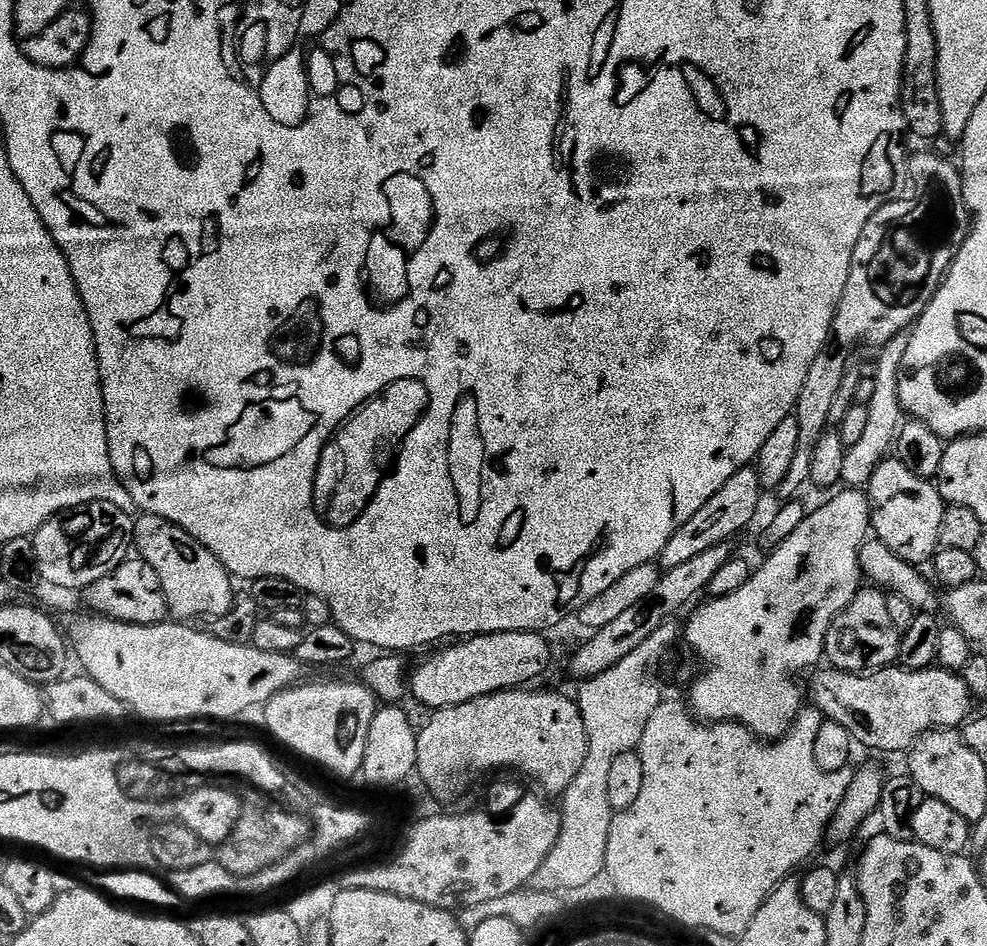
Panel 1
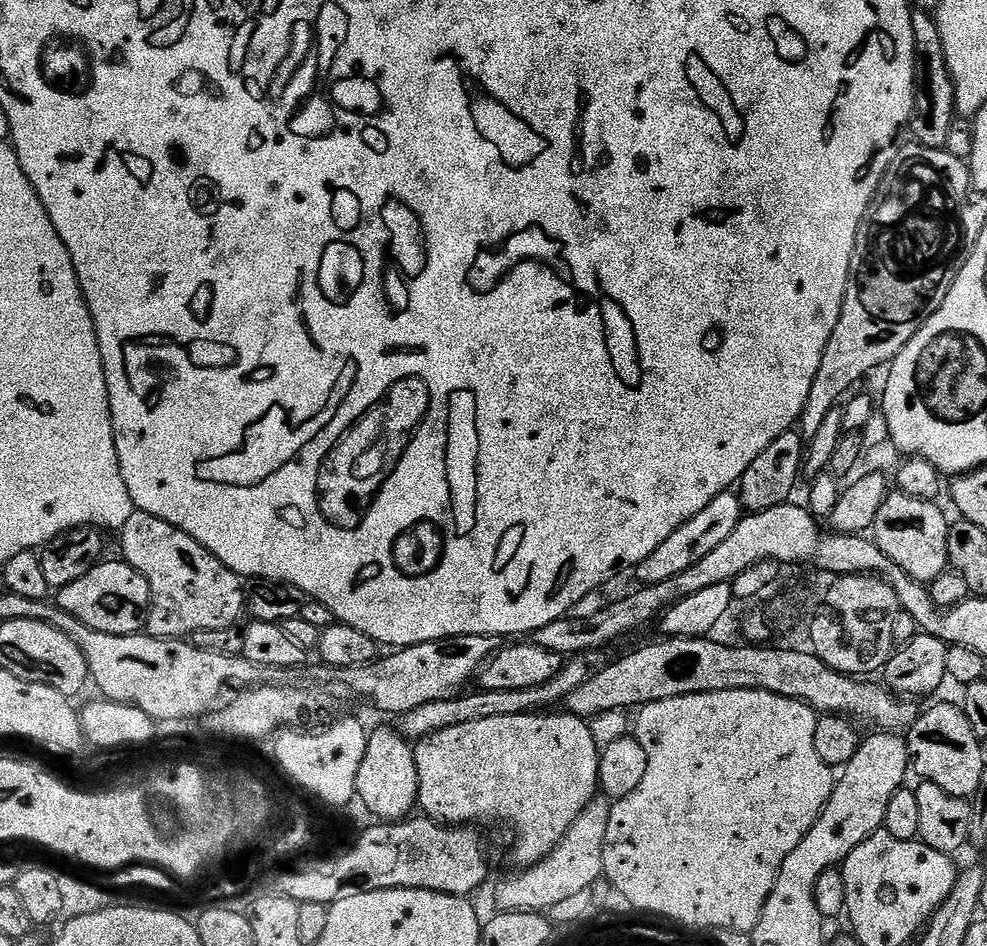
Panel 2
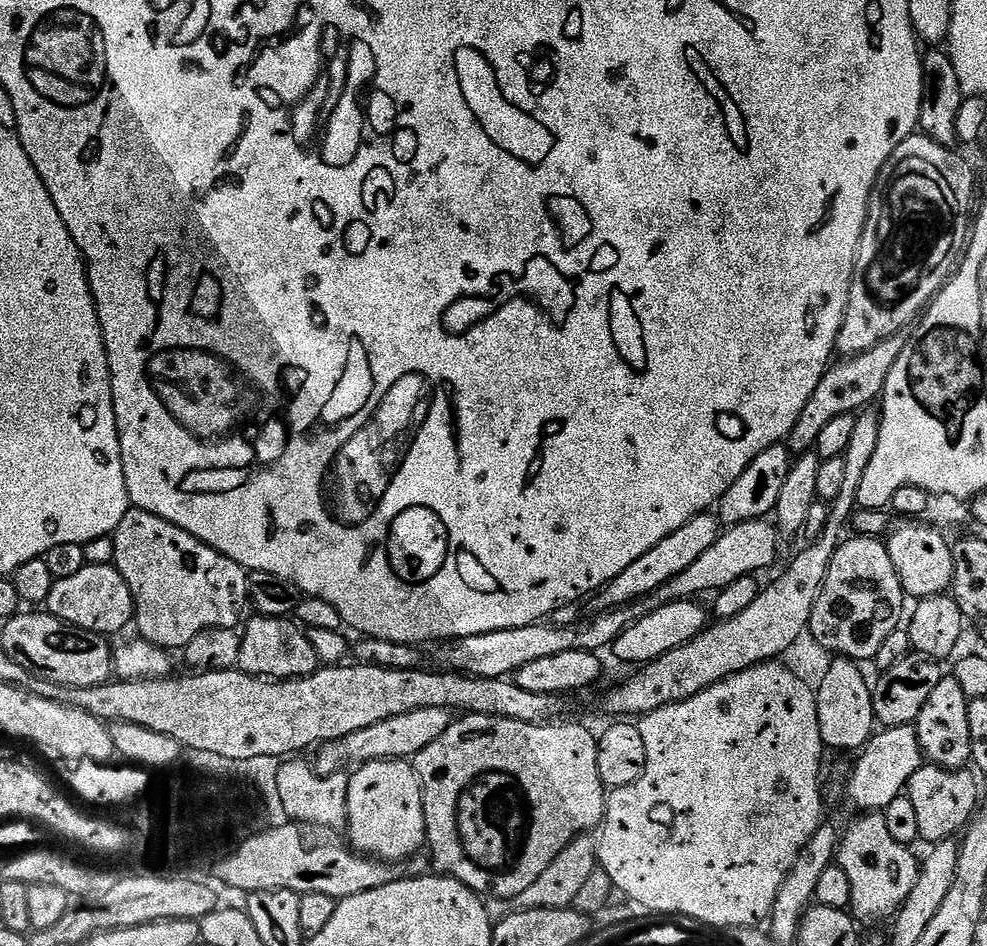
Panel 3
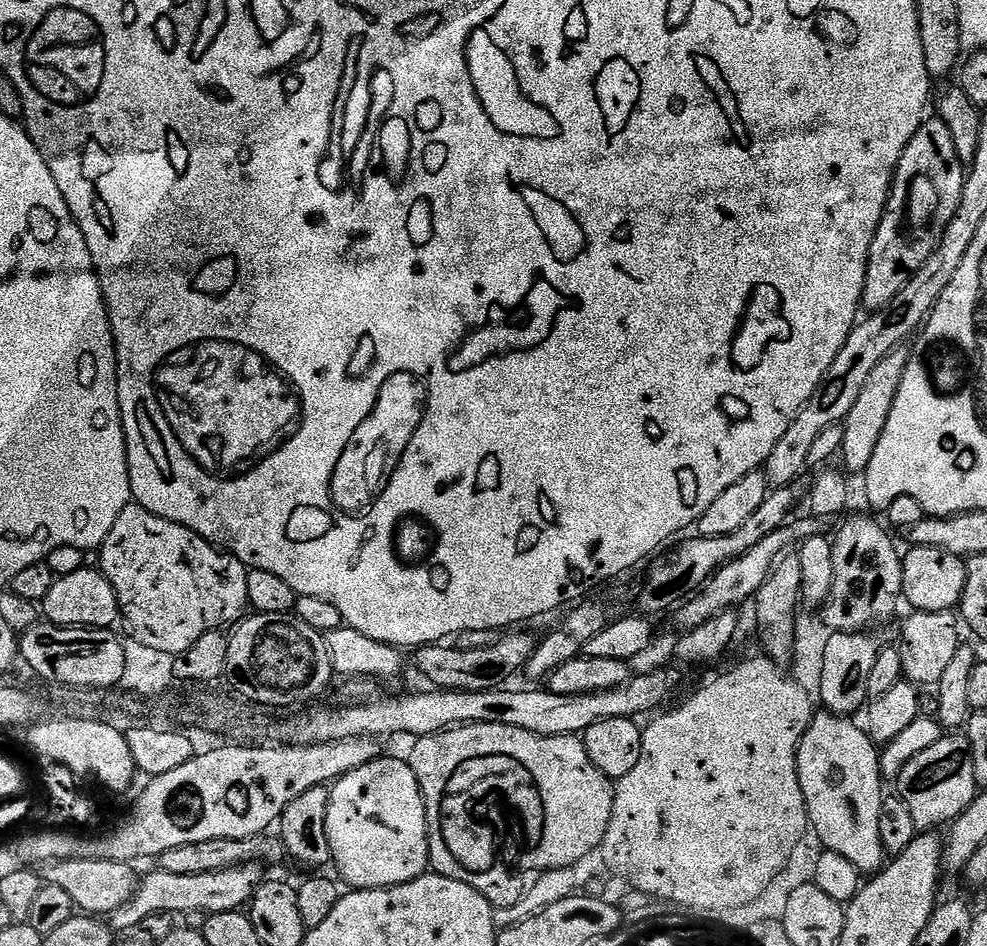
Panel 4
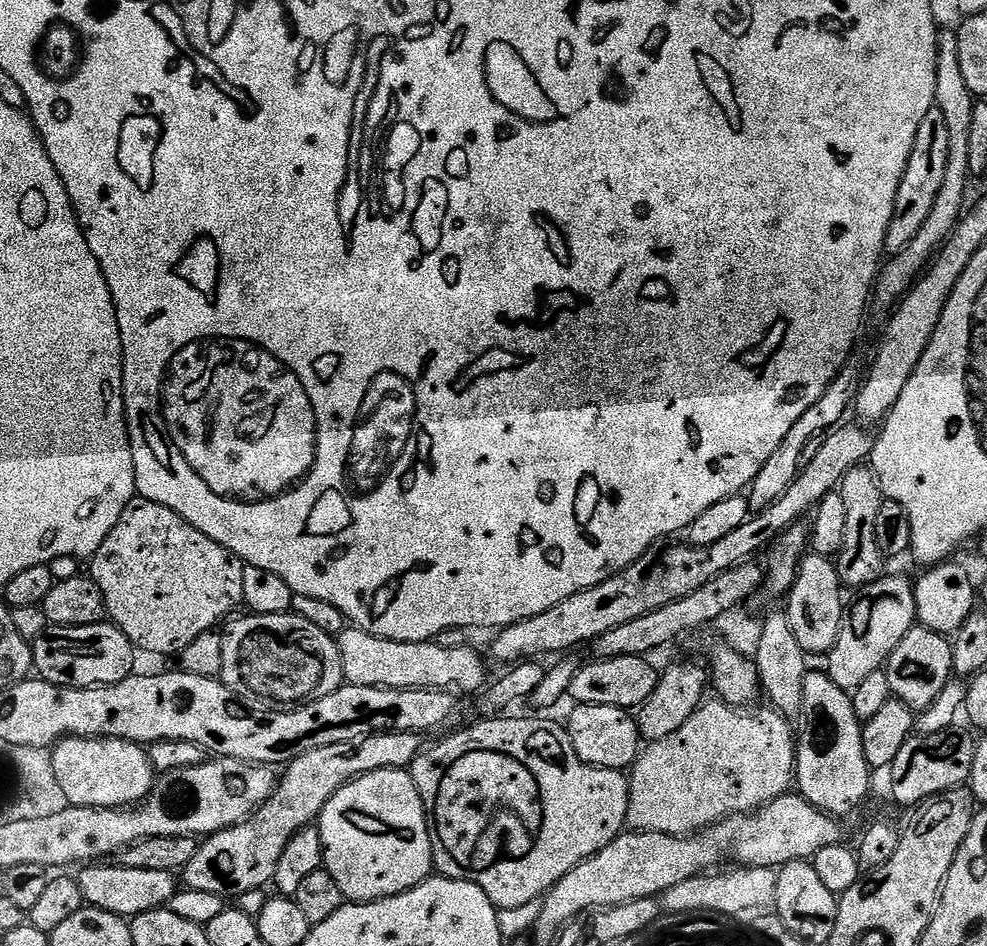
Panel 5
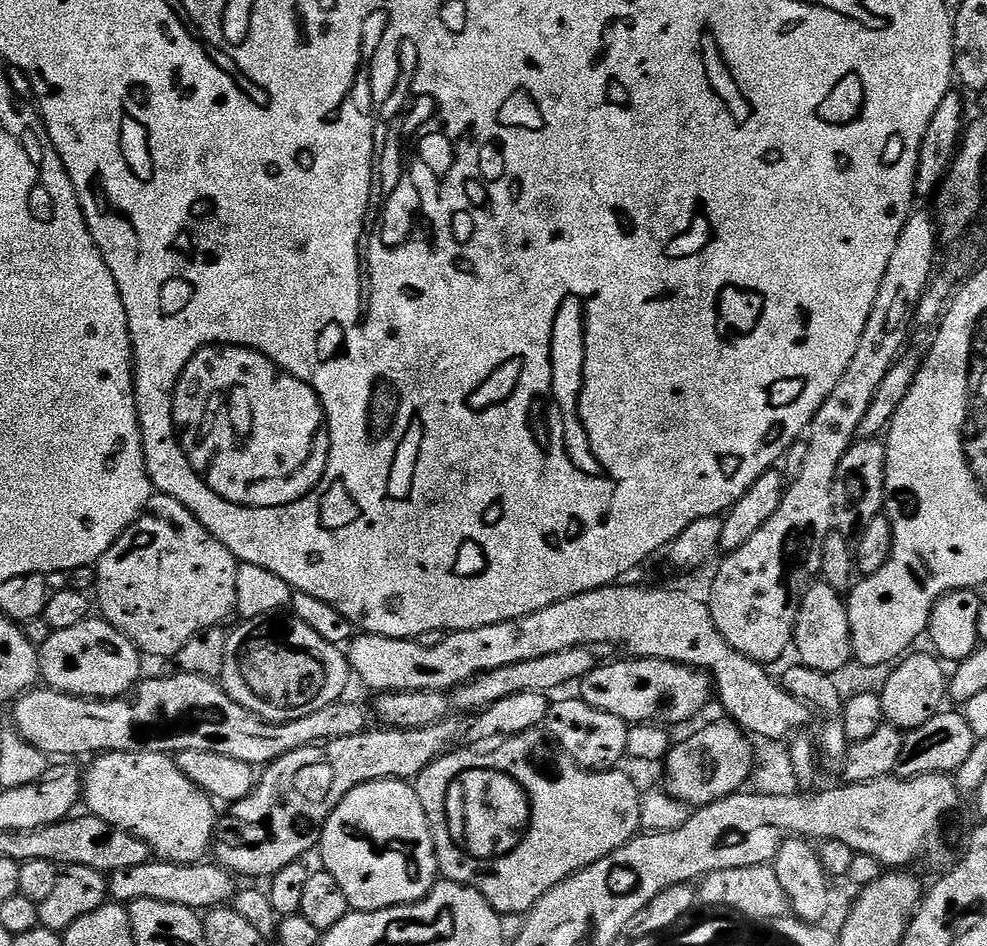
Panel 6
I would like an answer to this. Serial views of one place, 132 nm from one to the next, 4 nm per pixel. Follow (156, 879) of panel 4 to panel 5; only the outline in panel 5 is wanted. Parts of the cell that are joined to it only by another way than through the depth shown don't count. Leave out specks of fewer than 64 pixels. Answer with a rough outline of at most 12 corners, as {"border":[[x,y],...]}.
{"border":[[415,732],[322,746],[283,769],[251,818],[182,870],[225,898],[271,885],[288,843],[339,788],[407,769]]}

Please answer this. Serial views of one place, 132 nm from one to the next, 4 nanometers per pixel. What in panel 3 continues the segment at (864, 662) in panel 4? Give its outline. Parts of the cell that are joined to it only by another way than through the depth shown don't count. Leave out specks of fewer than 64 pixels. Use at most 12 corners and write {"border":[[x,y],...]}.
{"border":[[833,659],[815,689],[829,749],[855,753],[874,735],[870,680]]}

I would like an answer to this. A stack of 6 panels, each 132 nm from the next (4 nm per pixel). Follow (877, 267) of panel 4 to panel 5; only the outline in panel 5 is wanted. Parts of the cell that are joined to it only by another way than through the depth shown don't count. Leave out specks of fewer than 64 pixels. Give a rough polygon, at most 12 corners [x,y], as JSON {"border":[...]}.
{"border":[[934,107],[914,138],[884,251],[904,252],[946,178],[950,134]]}

